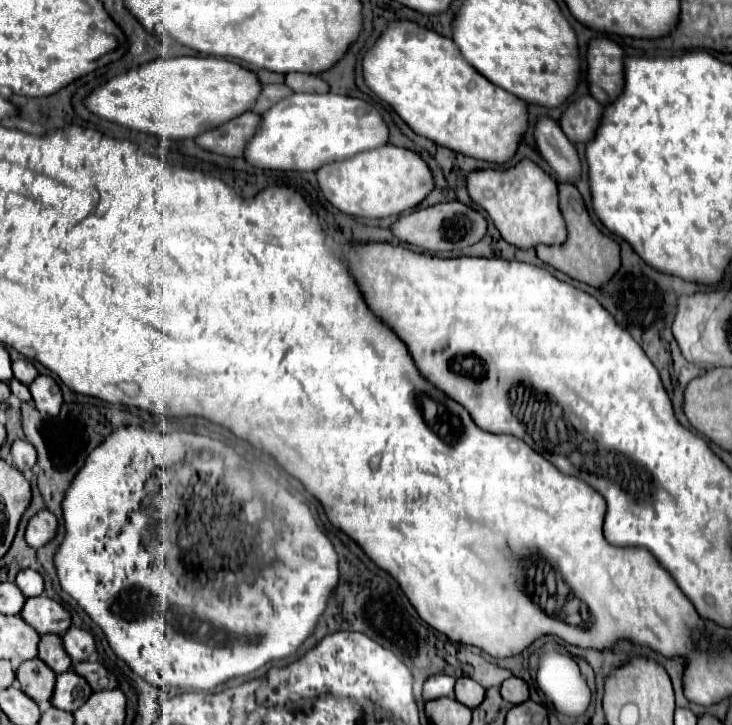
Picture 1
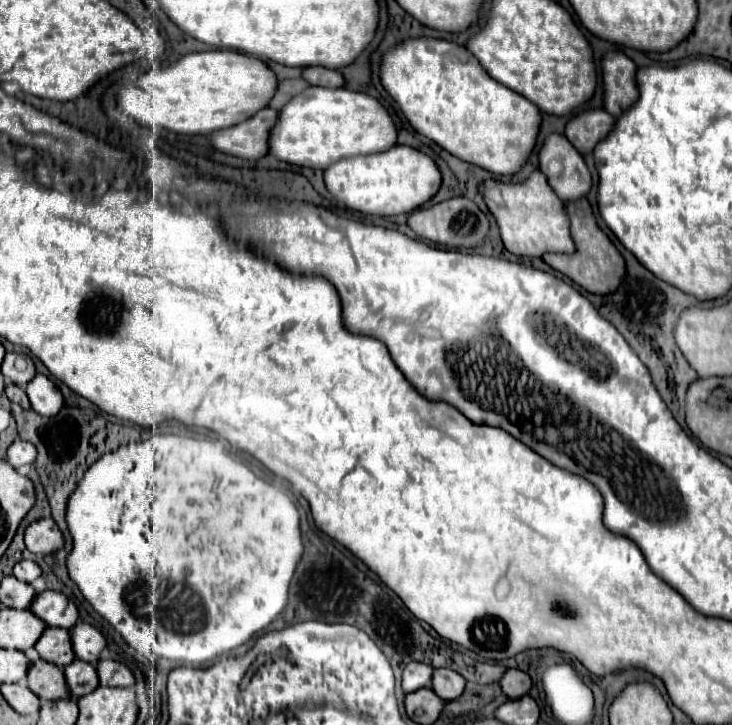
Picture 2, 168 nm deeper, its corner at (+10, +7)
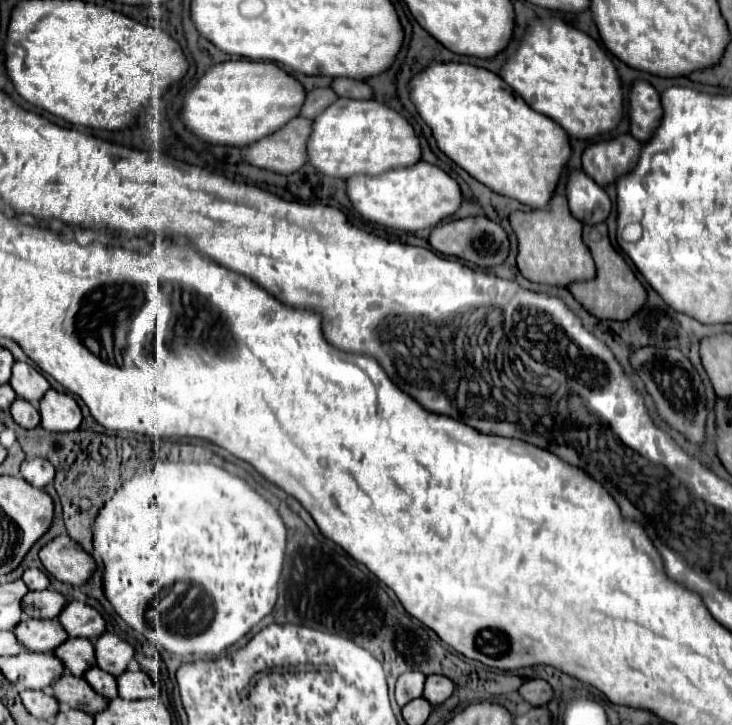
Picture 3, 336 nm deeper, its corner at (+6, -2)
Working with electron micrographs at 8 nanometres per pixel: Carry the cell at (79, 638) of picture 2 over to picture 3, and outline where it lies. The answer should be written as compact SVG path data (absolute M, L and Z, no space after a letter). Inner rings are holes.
M102 634L94 642L94 654L96 654L96 664L104 672L116 676L122 674L128 666L128 662L134 656L134 648L120 640L116 634Z

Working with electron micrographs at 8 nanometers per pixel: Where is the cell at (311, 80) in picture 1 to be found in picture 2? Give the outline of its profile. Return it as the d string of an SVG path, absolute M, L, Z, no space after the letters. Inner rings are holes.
M308 67L302 71L302 77L310 85L320 85L320 87L344 87L344 77L338 71L326 69L326 67Z

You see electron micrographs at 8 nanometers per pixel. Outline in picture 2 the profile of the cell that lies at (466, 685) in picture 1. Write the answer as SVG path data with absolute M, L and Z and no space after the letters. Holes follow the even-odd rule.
M434 669L432 673L432 691L444 701L452 701L460 697L464 691L464 685L466 685L466 679L452 669Z

